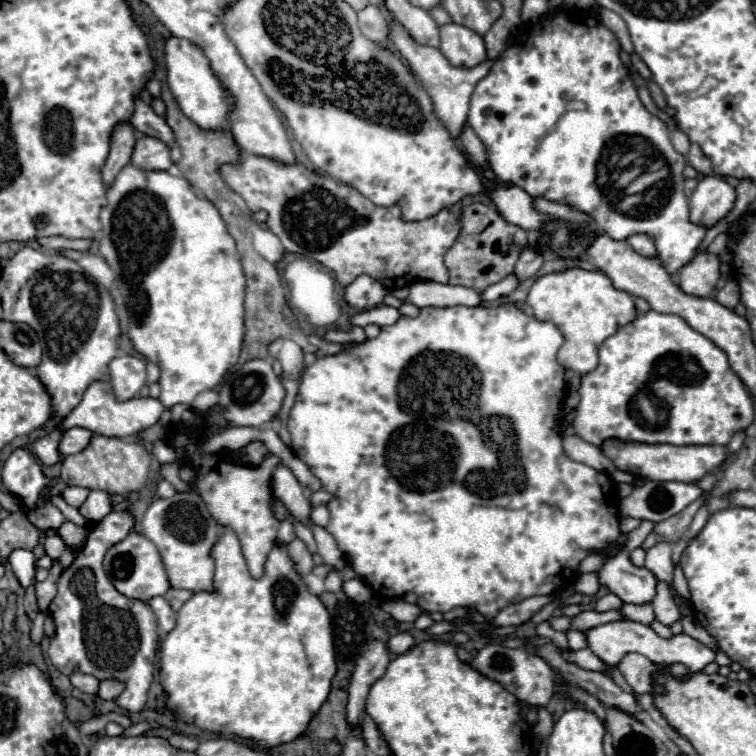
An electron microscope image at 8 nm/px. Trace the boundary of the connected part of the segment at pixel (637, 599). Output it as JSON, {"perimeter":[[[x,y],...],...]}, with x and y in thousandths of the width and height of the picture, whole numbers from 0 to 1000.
{"perimeter":[[[825,724],[799,745],[799,750],[791,755],[794,771],[815,784],[825,798],[862,798],[868,790],[870,766],[854,750],[841,750],[831,739],[831,729],[833,726]]]}

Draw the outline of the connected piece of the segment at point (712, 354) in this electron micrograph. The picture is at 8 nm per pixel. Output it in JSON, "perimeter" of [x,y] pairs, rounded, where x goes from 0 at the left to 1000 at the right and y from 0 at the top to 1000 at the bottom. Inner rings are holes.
{"perimeter":[[[870,411],[844,417],[836,427],[825,430],[796,454],[794,480],[783,493],[770,499],[765,520],[767,533],[762,538],[757,565],[765,578],[783,589],[796,589],[796,583],[804,578],[844,586],[960,589],[971,573],[987,570],[997,557],[995,522],[984,512],[981,501],[968,491],[960,467],[937,446],[915,435],[902,419],[878,417]],[[844,520],[865,533],[865,546],[857,546],[854,541],[849,552],[833,552],[833,528],[841,528]]]}

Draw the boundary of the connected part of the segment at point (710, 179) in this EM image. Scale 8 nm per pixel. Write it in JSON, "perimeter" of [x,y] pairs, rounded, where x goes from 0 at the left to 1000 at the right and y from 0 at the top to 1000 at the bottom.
{"perimeter":[[[947,231],[931,234],[913,261],[913,290],[921,298],[944,300],[971,274],[974,253]]]}

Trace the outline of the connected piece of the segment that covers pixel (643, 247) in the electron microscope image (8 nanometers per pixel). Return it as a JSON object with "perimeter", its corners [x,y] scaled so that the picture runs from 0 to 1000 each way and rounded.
{"perimeter":[[[836,311],[828,316],[828,321],[849,340],[862,340],[868,335],[868,327],[857,311]]]}

